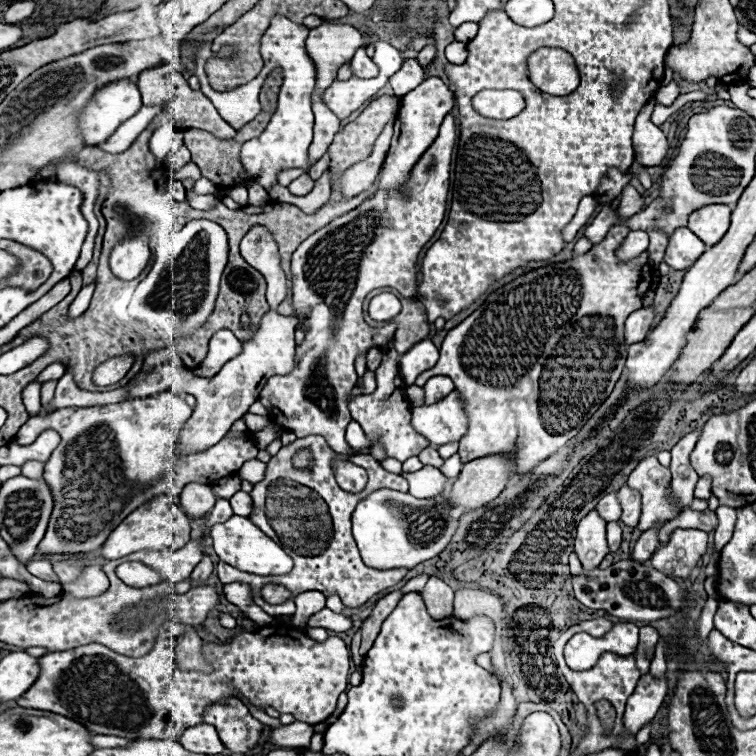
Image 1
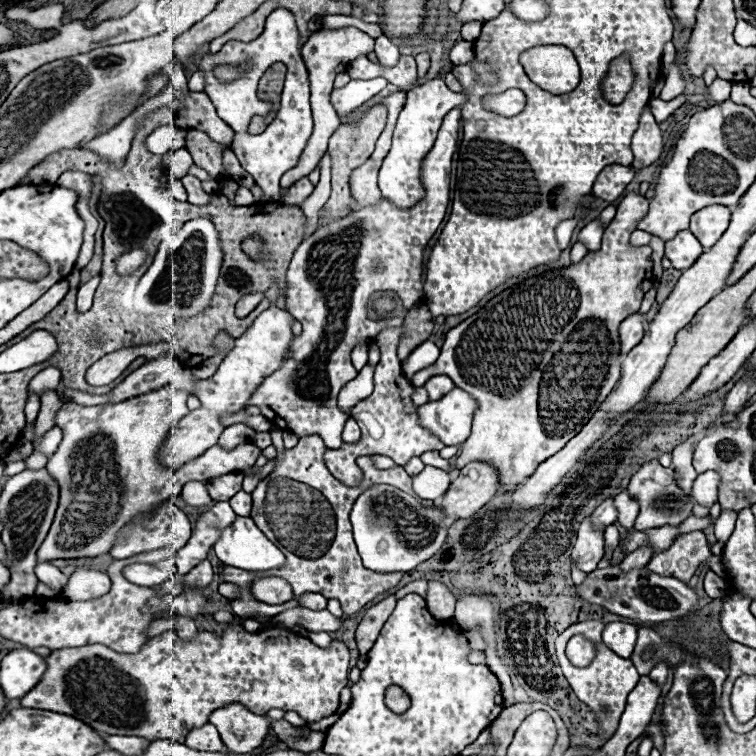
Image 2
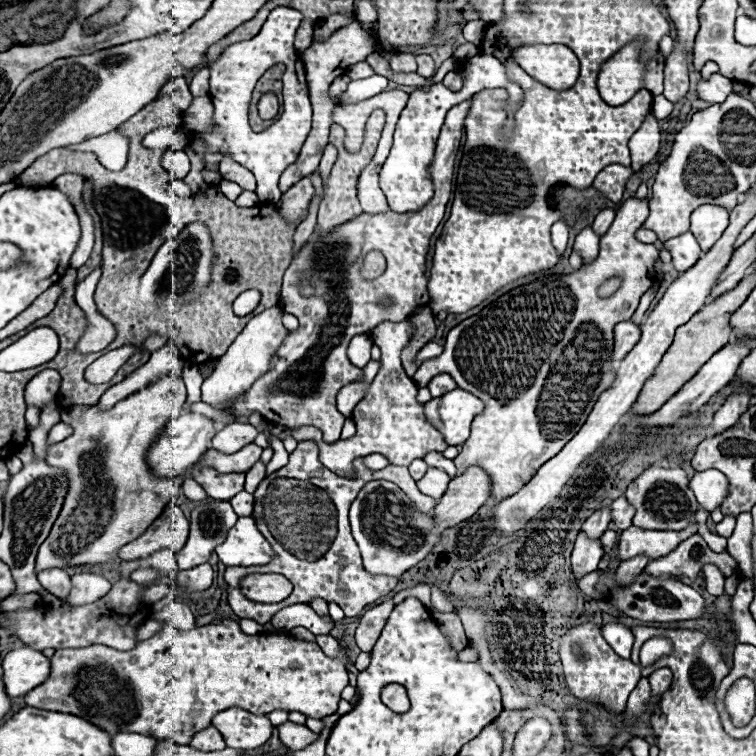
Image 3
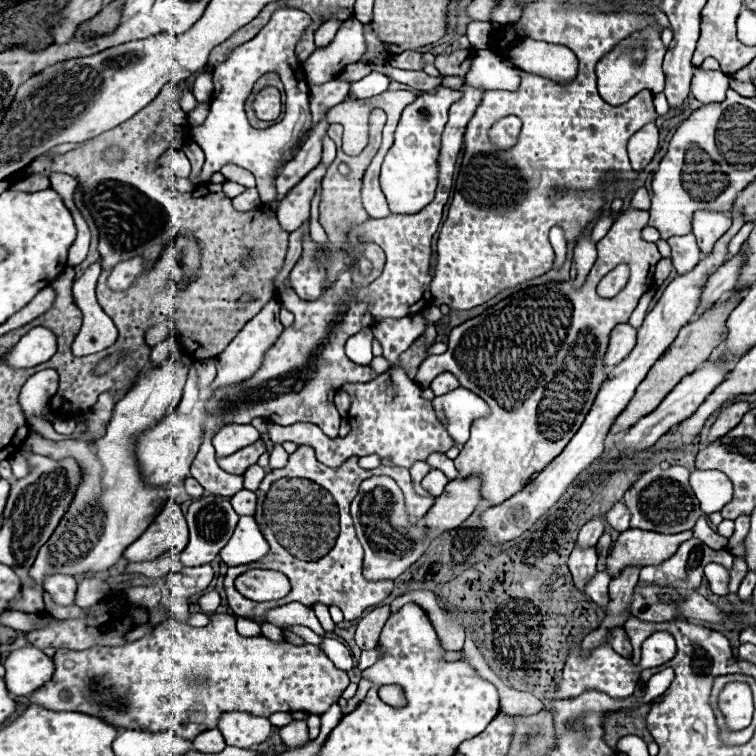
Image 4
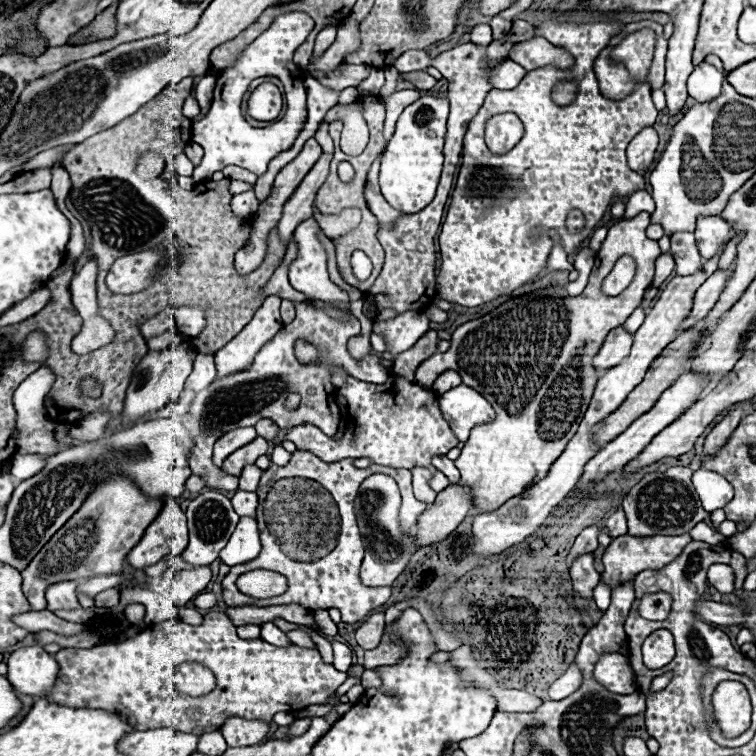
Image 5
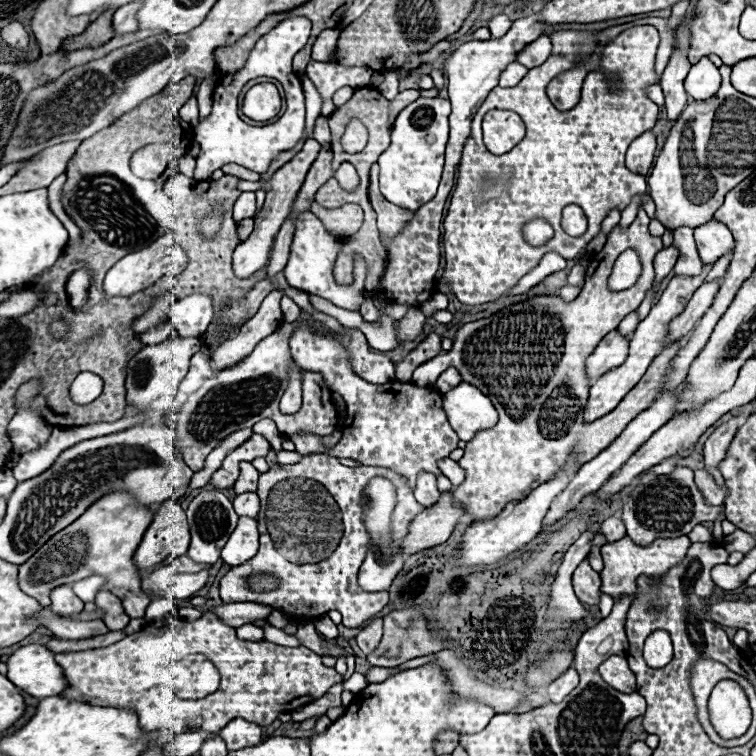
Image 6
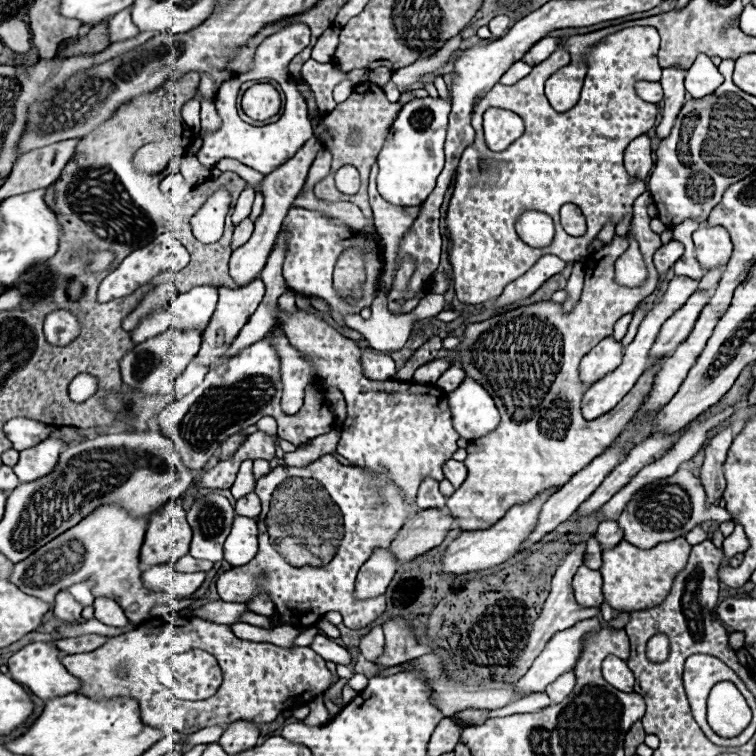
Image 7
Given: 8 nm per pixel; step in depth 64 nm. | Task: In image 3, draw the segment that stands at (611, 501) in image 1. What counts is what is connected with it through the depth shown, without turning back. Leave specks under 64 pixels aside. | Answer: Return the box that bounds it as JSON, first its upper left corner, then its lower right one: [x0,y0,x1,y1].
[582,508,610,538]

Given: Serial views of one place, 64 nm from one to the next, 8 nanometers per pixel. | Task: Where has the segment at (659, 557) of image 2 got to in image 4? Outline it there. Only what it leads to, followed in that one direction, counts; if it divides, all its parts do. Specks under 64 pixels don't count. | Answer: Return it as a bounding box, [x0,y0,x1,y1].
[638,538,734,596]

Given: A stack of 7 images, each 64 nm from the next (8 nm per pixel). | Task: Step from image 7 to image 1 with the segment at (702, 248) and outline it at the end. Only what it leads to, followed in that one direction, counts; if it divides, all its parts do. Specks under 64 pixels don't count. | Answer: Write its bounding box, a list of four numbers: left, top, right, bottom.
[688,204,732,248]

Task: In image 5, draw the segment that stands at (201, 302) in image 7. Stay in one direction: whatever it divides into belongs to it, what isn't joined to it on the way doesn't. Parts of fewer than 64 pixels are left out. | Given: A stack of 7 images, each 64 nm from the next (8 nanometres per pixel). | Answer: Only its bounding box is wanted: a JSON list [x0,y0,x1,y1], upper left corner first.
[172,306,206,340]

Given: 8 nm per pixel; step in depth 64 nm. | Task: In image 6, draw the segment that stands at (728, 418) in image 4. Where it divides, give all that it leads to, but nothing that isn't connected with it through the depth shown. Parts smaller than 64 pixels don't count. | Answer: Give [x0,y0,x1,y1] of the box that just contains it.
[704,418,738,484]

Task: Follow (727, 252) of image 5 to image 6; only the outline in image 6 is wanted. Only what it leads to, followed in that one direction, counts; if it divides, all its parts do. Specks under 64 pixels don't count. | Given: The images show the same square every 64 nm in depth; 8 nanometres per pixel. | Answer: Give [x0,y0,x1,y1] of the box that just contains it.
[706,254,732,280]

